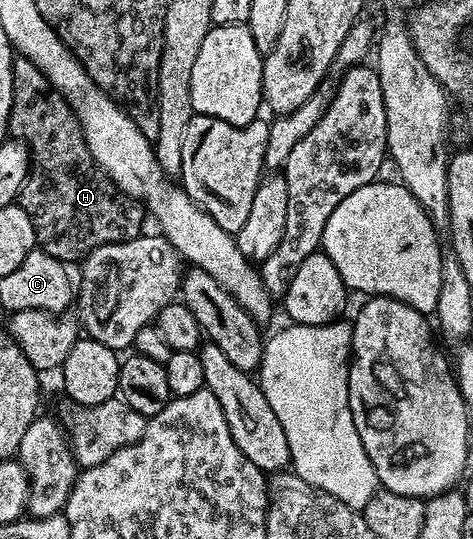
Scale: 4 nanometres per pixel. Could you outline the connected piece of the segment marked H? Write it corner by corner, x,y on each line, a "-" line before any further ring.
31,167
26,174
26,182
22,184
22,191
16,200
18,206
24,209
24,213
28,213
28,217
34,226
34,242
44,253
48,253
52,257
58,258
60,255
75,255
78,261
86,258
87,254
96,249
100,245
112,245
113,243
123,243
129,239
135,239
136,236
143,234
142,215
144,219
144,207
137,199
131,199
129,195
125,195
118,186
112,182
99,167
90,167
90,171
35,171

